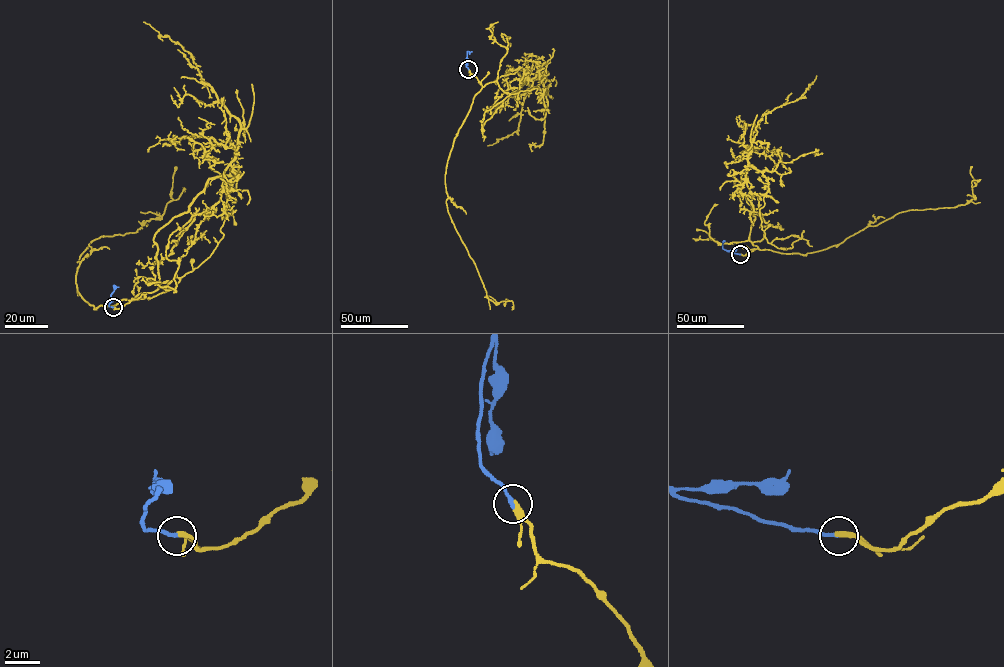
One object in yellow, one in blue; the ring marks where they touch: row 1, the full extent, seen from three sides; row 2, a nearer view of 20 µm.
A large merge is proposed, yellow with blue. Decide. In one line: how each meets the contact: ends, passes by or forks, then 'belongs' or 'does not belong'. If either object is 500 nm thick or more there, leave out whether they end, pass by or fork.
yellow passes by | blue ends | belongs

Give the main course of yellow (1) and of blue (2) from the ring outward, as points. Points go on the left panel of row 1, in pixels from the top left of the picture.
1: (113, 307), (134, 299), (91, 305), (77, 291), (77, 262), (93, 240), (161, 218), (172, 200), (175, 166)
2: (113, 307), (109, 306), (111, 294), (118, 287)

